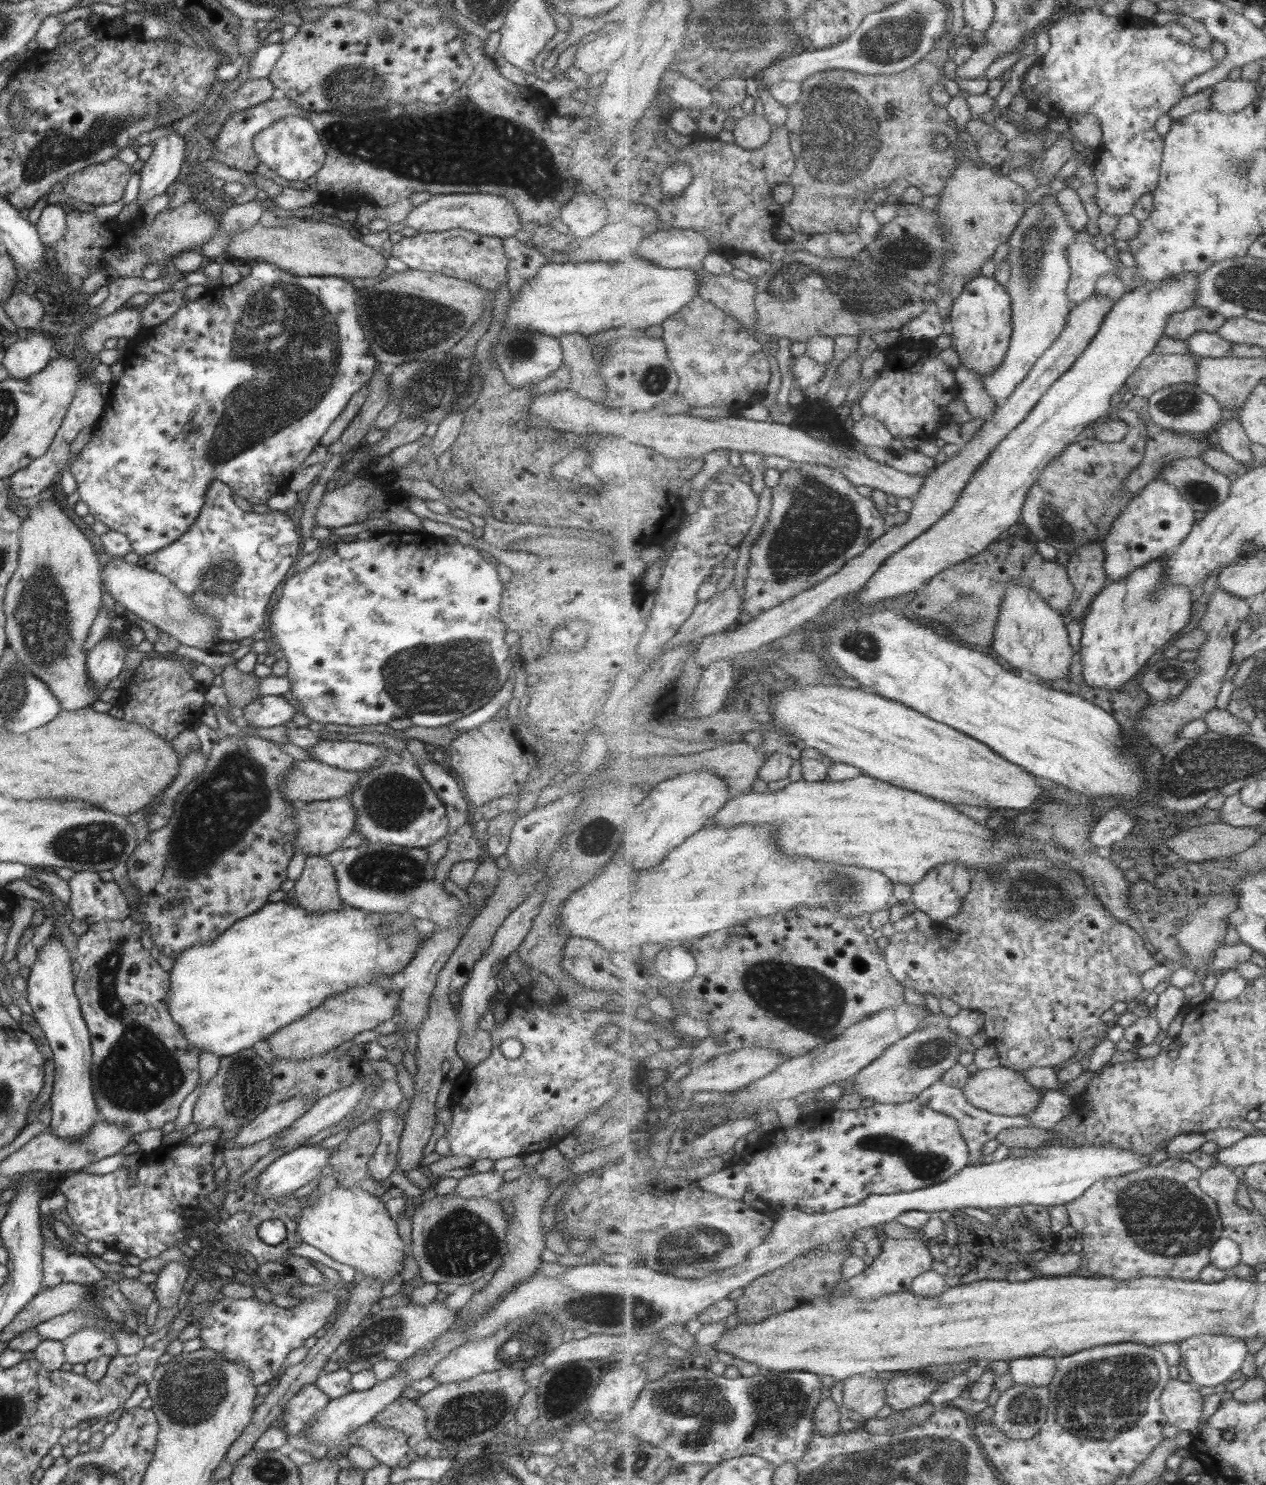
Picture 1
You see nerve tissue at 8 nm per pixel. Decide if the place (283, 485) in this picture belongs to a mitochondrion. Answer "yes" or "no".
no

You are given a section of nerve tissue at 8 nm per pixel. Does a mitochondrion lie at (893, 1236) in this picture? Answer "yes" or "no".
no

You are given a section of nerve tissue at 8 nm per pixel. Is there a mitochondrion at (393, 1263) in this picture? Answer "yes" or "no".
no

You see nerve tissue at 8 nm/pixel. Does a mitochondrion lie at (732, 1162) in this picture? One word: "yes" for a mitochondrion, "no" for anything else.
no

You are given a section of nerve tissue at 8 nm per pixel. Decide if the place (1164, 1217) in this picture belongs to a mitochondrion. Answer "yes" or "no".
yes

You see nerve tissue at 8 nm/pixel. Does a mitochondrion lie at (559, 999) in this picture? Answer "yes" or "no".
no

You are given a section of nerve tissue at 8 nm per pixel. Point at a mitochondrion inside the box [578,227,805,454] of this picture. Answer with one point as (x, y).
(655, 379)

